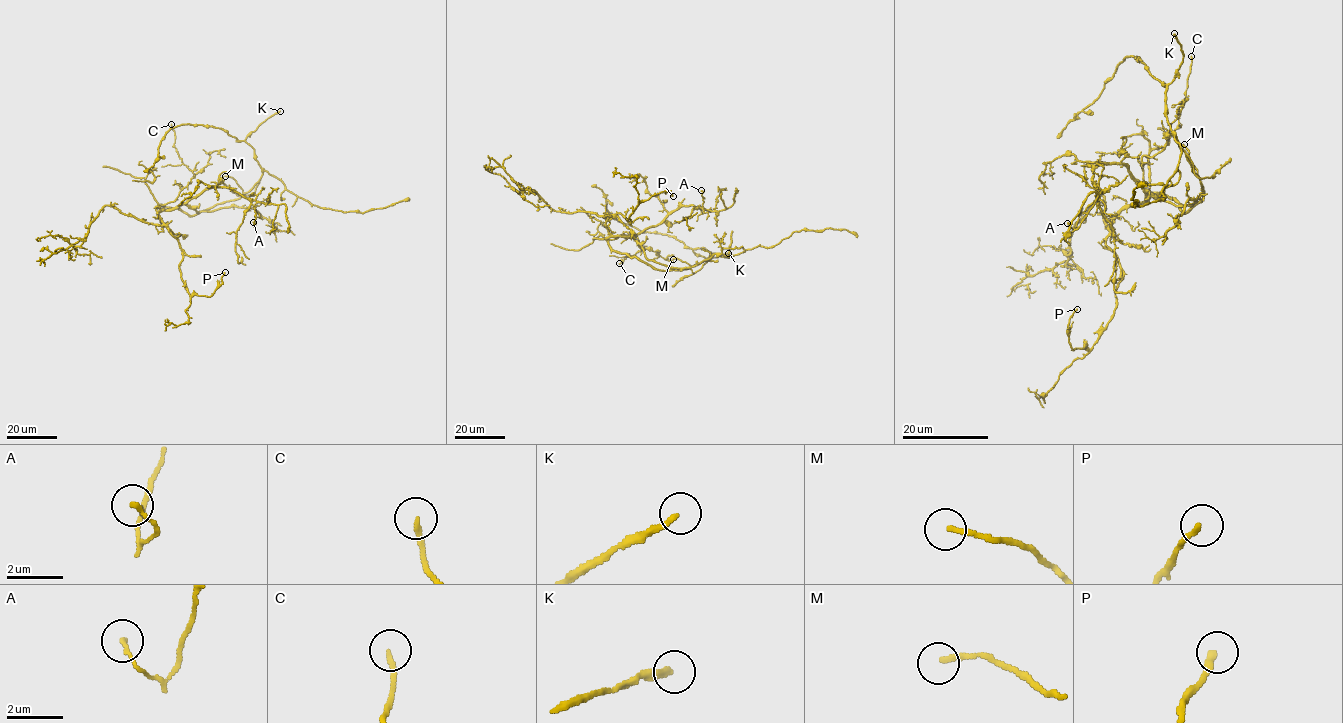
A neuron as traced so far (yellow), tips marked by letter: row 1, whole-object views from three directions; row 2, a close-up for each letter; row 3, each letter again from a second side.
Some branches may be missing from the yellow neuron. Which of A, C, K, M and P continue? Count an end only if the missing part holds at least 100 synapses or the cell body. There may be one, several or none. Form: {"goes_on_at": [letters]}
{"goes_on_at": []}

